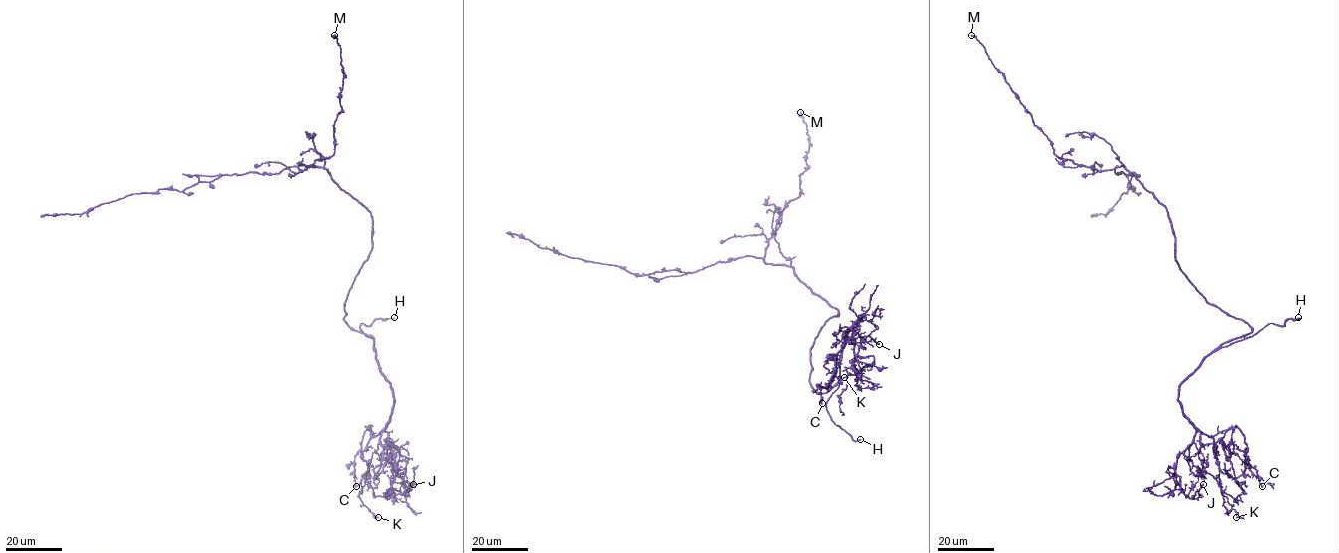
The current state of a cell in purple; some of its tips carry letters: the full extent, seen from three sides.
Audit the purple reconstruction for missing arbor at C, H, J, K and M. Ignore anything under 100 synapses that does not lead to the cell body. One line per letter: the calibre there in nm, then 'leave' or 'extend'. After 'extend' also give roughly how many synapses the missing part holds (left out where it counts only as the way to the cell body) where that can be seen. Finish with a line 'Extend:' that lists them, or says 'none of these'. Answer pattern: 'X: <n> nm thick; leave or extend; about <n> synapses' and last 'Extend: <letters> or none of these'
C: 190 nm thick; leave
H: 240 nm thick; extend
J: 400 nm thick; leave
K: 140 nm thick; leave
M: 360 nm thick; leave
Extend: H

